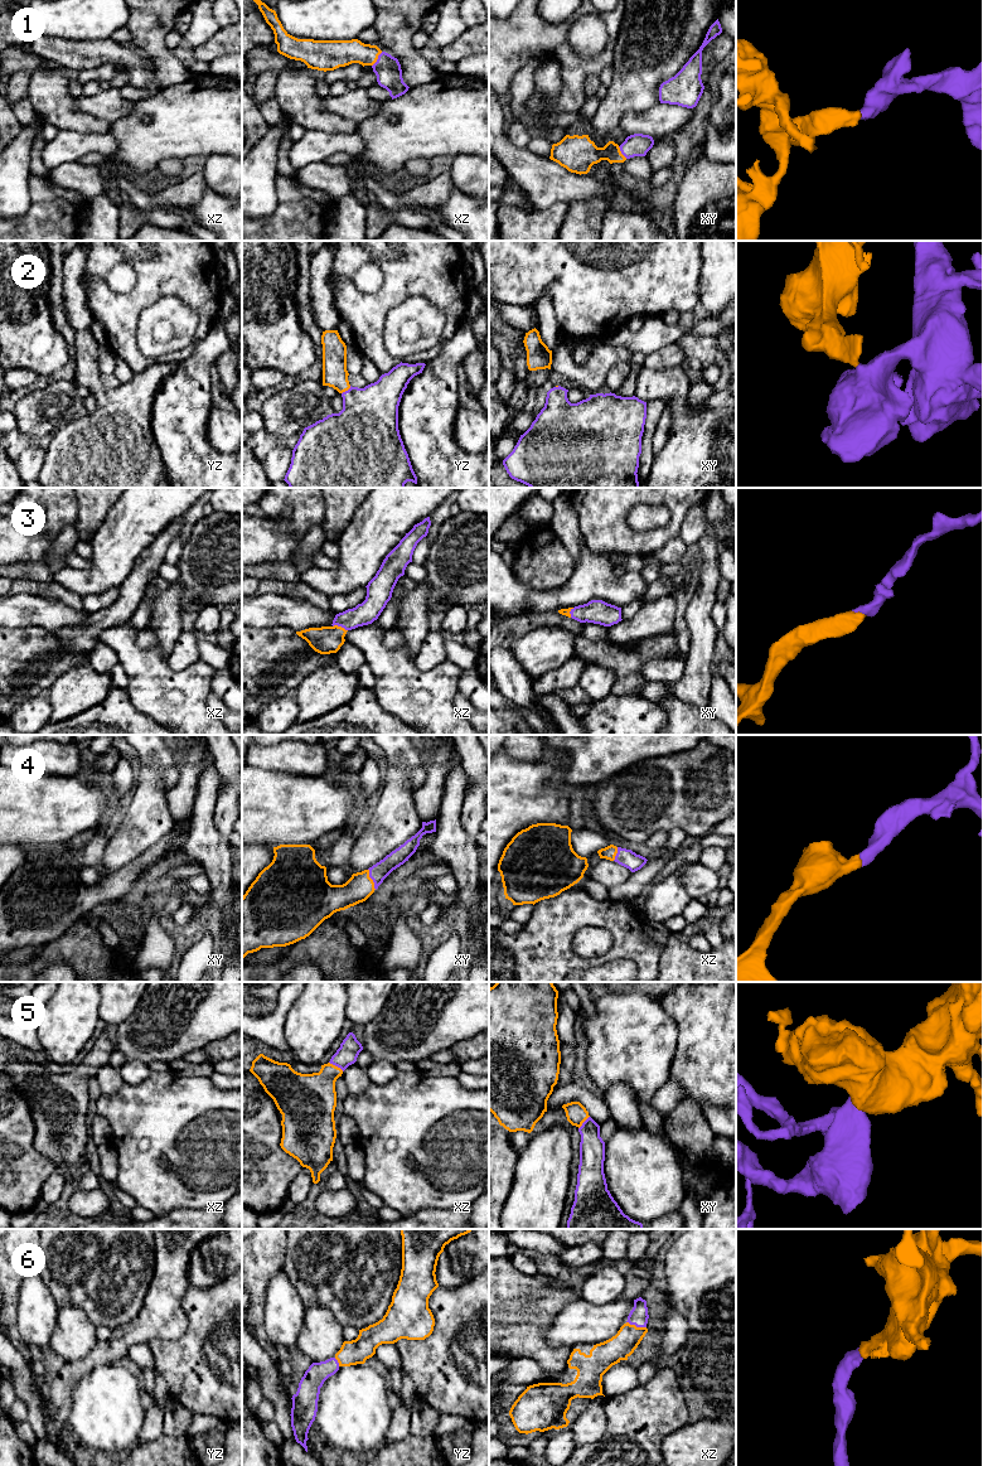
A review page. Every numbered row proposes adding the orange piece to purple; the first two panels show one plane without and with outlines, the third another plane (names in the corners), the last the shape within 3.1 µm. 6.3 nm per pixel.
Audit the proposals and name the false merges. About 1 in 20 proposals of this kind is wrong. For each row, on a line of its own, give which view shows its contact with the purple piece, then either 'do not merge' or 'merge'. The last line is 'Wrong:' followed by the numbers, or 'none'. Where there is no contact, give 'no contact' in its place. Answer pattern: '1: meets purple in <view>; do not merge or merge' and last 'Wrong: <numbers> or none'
1: meets purple in xz; merge
2: meets purple in yz; merge
3: meets purple in xz; merge
4: meets purple in xy; merge
5: meets purple in xz; merge
6: meets purple in xz; merge
Wrong: none

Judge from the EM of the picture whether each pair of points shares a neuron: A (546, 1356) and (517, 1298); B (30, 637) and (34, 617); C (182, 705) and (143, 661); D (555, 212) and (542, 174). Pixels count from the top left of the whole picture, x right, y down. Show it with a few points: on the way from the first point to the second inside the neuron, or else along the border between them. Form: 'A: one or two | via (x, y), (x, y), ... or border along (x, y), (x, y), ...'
A: one | via (532, 1343), (517, 1327), (517, 1312)
B: two | border along (13, 628), (43, 628), (48, 632)
C: one | via (170, 693), (149, 672)
D: two | border along (569, 203), (555, 202), (548, 207), (534, 209)

